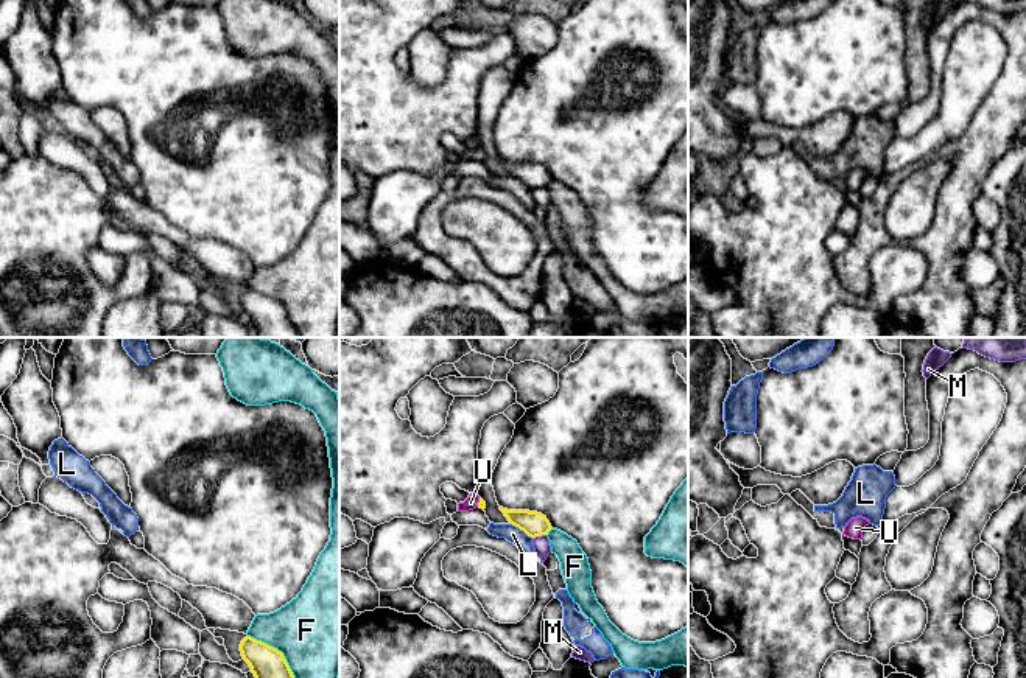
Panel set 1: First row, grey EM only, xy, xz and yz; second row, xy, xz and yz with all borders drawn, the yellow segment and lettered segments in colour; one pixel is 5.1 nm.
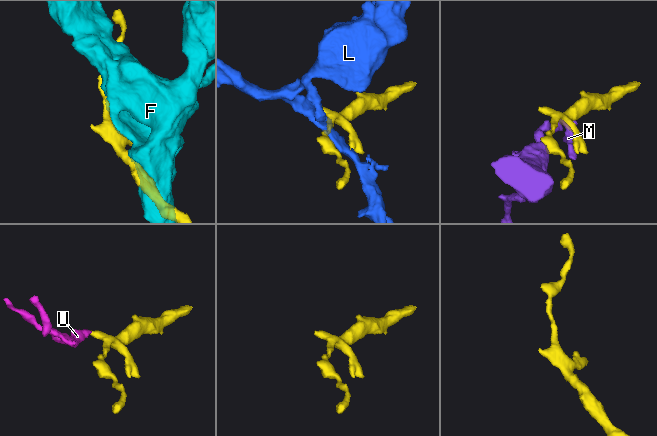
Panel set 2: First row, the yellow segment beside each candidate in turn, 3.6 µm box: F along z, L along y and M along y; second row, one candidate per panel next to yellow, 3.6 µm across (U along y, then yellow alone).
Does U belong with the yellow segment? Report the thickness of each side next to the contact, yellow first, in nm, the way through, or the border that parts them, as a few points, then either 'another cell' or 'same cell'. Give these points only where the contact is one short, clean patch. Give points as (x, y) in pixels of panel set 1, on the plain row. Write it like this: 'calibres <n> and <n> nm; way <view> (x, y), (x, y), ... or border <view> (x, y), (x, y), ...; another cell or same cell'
calibres 50 and 70 nm; way xz (481, 156), (478, 154), (470, 154); same cell

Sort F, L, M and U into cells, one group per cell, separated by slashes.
F / L / M / U

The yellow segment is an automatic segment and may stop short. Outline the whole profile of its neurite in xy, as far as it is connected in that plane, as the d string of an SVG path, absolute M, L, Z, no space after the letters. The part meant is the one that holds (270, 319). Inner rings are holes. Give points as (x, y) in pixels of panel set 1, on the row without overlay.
M246 288L240 295L240 303L257 331L255 337L300 337L277 300Z

